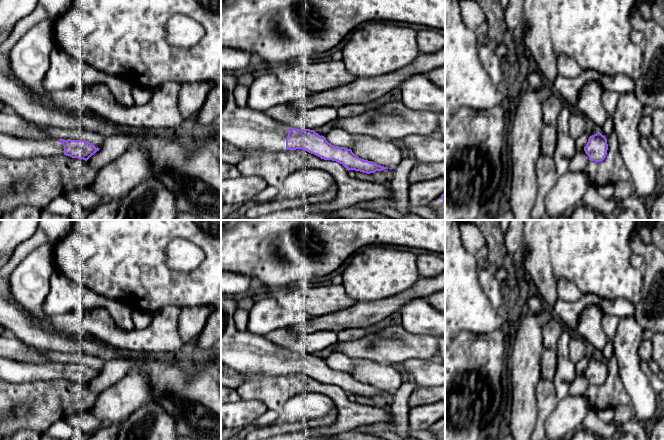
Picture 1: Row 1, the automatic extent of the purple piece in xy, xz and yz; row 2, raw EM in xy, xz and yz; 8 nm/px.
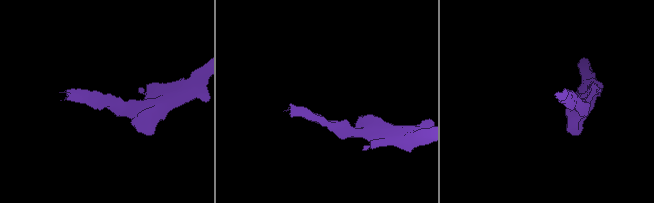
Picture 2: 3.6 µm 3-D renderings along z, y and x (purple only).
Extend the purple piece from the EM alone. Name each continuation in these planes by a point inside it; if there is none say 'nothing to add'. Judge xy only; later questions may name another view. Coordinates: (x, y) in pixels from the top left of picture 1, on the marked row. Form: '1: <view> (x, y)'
1: xy (13, 147)

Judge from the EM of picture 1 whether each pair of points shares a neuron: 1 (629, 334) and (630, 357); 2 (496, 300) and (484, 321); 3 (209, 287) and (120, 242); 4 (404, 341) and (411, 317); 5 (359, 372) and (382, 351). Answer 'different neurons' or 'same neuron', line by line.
1: same neuron
2: different neurons
3: same neuron
4: different neurons
5: different neurons

